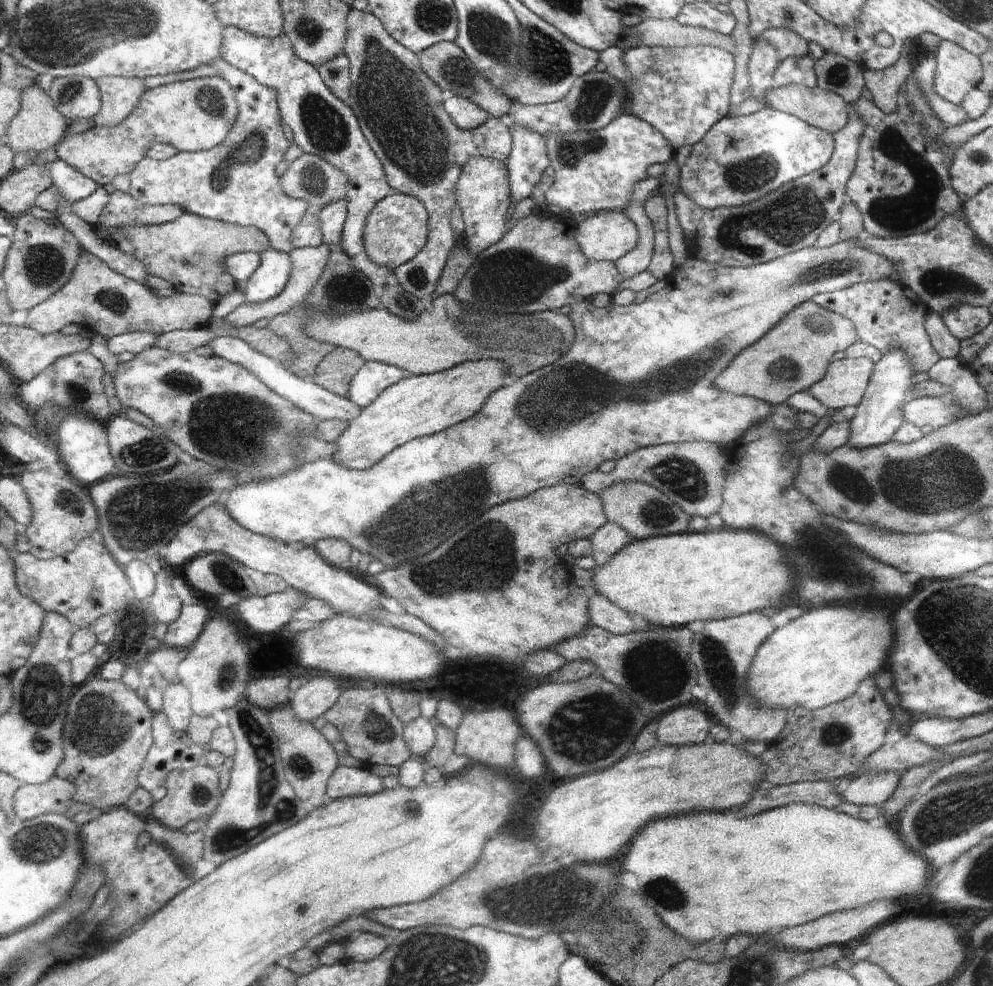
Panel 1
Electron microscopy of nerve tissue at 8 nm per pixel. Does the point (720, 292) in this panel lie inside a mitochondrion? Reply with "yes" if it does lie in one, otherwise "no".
yes

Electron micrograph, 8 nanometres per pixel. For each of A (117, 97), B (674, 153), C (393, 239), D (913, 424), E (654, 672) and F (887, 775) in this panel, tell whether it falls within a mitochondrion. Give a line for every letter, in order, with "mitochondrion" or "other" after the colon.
A: other
B: other
C: other
D: other
E: mitochondrion
F: other

